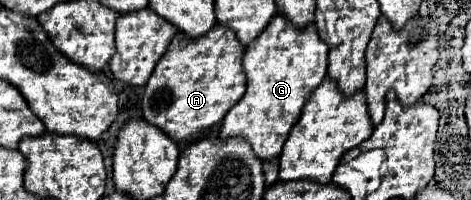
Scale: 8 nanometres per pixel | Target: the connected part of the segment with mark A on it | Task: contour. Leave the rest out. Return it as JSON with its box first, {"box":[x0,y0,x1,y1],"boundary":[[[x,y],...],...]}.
{"box":[142,25,246,143],"boundary":[[[214,25],[206,35],[198,39],[190,39],[182,33],[176,33],[172,39],[168,51],[158,61],[158,67],[154,67],[152,77],[146,83],[146,91],[142,97],[142,117],[150,125],[162,129],[170,139],[176,143],[188,143],[196,141],[204,133],[208,133],[214,125],[220,125],[230,107],[236,105],[236,101],[246,91],[246,75],[242,71],[242,55],[244,47],[236,39],[236,33],[228,27]]]}

